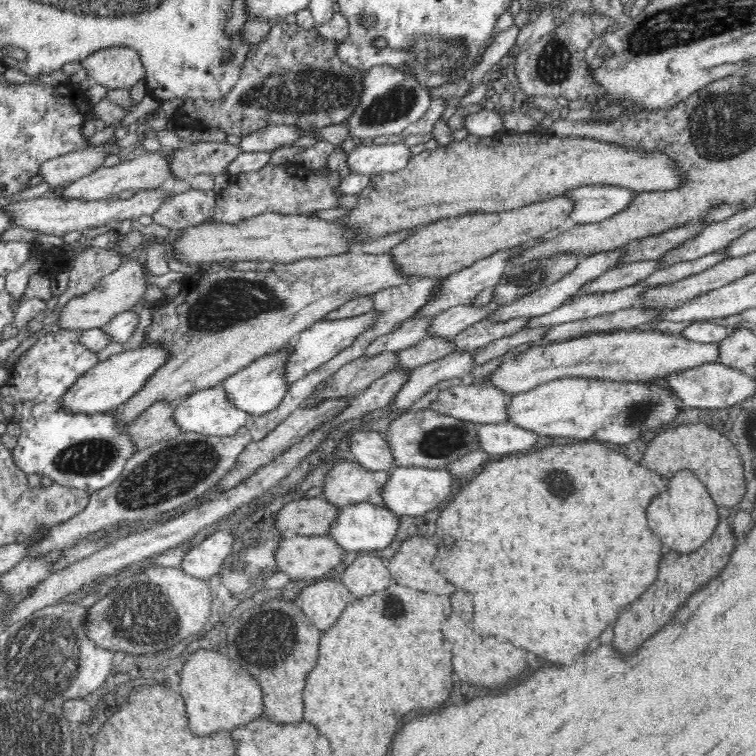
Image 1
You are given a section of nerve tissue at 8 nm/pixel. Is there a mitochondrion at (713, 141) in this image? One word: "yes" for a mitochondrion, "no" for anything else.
yes

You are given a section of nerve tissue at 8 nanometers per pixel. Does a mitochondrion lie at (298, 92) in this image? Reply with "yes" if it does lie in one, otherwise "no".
yes

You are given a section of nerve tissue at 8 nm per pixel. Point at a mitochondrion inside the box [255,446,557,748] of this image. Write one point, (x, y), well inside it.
(394, 608)

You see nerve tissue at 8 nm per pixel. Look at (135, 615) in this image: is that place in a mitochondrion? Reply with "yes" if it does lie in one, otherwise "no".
yes

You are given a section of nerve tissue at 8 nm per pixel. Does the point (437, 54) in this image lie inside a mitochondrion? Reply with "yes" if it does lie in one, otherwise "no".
yes

